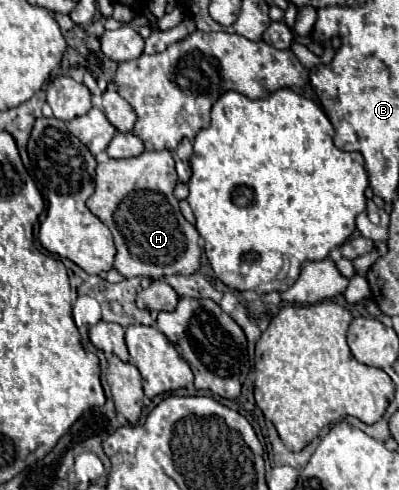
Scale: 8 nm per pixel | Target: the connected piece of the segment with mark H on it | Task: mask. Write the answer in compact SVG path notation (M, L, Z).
M169 150L143 152L135 158L97 164L95 192L87 200L87 208L111 230L117 248L115 268L125 278L161 278L171 274L193 274L199 270L199 234L179 210L179 202L173 196L175 184L177 174Z

